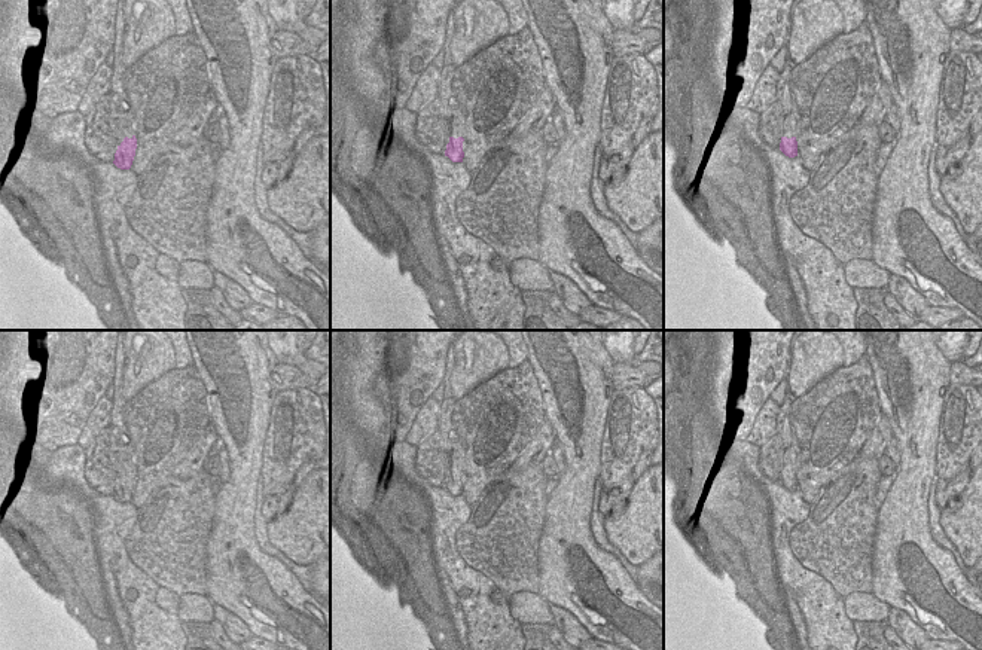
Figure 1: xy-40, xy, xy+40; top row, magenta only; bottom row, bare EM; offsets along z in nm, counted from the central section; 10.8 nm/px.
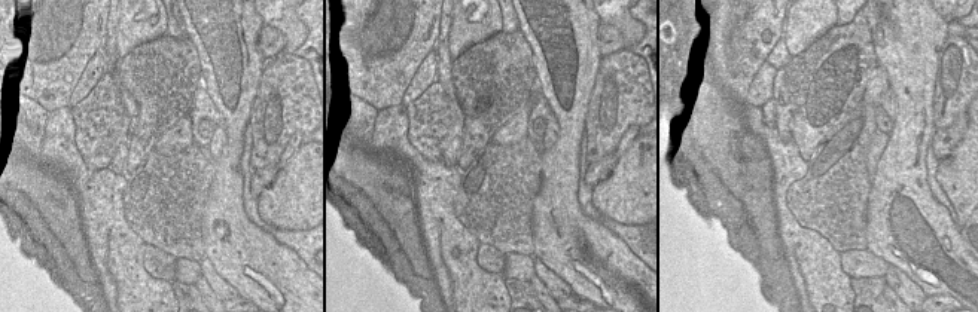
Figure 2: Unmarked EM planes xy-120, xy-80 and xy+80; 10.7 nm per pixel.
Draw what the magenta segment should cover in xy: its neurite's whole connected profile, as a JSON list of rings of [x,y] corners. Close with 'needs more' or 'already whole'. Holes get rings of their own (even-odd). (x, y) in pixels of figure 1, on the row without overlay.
[[[454,341],[449,345],[448,357],[446,357],[446,376],[443,384],[449,385],[449,397],[446,399],[445,412],[440,418],[439,431],[446,443],[451,445],[451,470],[446,477],[445,489],[448,489],[452,495],[464,495],[463,474],[464,474],[464,460],[461,458],[466,452],[473,452],[470,446],[464,446],[461,442],[461,434],[458,430],[458,406],[460,399],[455,397],[452,390],[452,373],[455,367],[454,357]]]; needs more

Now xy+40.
[[[786,399],[780,406],[780,414],[777,416],[777,434],[784,446],[784,464],[780,476],[780,483],[789,489],[798,489],[798,460],[795,458],[799,452],[806,452],[803,446],[798,446],[795,442],[795,434],[790,433],[792,421],[789,416],[792,415],[793,399]]]; needs more

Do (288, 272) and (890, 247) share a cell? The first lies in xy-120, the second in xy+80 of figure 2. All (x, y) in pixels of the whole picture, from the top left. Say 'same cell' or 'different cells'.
same cell

